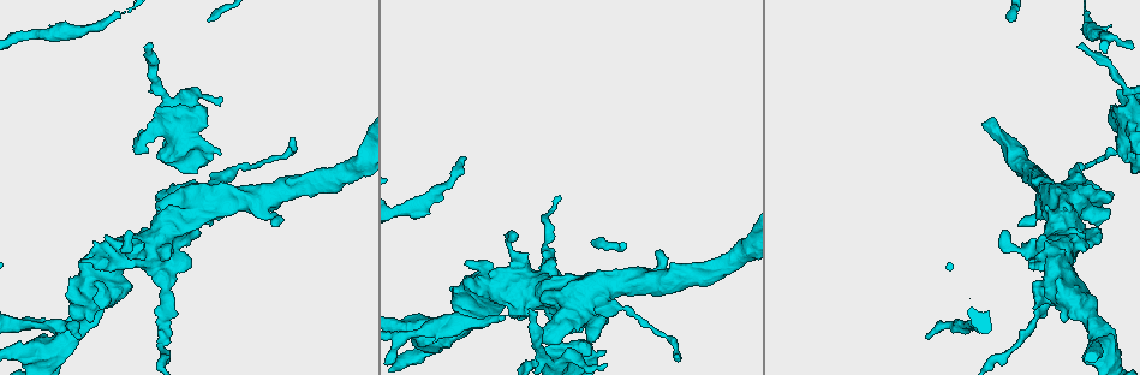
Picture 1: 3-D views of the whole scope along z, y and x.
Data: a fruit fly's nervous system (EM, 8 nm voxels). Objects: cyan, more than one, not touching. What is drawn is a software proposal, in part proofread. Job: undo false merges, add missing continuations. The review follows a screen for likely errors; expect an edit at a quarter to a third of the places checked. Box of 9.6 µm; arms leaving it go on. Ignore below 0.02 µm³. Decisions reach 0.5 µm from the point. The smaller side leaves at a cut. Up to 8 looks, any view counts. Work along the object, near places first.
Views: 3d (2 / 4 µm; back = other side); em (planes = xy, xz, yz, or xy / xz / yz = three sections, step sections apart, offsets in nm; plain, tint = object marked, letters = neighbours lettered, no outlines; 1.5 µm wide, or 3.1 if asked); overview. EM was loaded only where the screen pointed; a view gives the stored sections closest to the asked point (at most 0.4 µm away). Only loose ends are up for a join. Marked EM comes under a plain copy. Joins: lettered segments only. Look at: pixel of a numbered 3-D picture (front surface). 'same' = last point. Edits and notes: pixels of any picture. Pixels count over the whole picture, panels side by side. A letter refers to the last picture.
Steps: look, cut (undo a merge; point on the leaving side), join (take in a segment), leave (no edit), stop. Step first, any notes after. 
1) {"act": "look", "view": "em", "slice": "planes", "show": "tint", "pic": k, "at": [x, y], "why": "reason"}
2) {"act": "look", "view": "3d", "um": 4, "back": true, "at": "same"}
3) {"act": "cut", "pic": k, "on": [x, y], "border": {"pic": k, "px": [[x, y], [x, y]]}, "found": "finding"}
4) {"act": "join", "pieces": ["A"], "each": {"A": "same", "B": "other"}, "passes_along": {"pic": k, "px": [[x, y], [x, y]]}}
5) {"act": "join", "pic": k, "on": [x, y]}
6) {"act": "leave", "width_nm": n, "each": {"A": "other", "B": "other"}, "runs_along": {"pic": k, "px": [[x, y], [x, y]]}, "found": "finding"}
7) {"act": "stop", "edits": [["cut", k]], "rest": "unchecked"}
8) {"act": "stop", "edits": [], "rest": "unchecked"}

{"act": "look", "view": "em", "slice": "planes", "show": "letters", "pic": 1, "at": [1035, 307], "why": "an open end"}

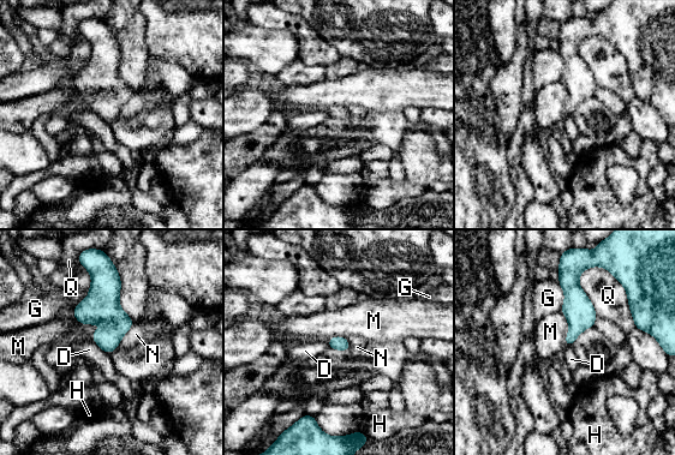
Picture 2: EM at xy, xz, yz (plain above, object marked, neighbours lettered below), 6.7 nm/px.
{"act": "leave", "each": {"D": "other", "G": "other", "H": "other", "M": "other", "N": "other", "Q": "other"}, "found": "no lettered segment goes on from it"}

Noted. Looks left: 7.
{"act": "look", "view": "em", "slice": "xy", "step": 4, "show": "letters", "pic": 1, "at": [1018, 225], "why": "branch stops here"}

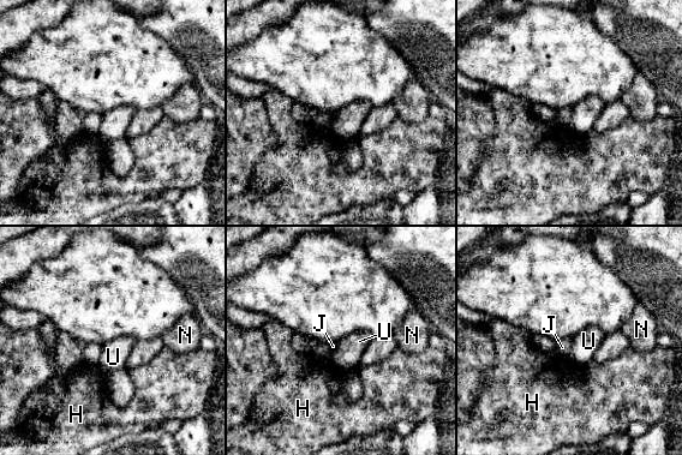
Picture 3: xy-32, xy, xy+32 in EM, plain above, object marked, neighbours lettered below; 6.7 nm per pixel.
{"act": "look", "view": "em", "slice": "planes", "show": "letters", "at": "same"}

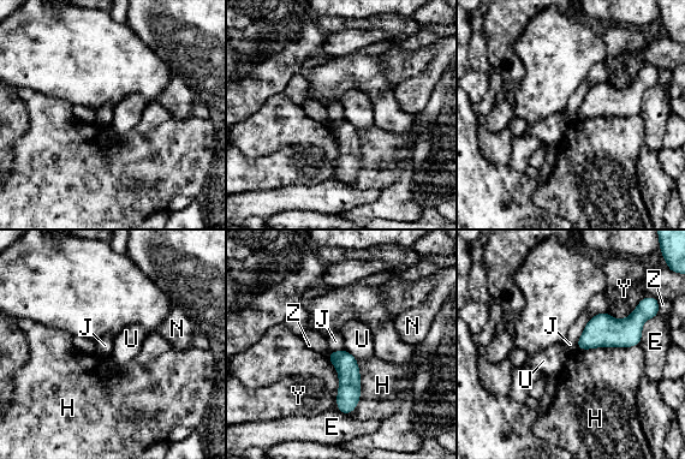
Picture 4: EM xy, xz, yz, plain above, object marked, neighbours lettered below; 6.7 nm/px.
{"act": "leave", "width_nm": 150, "each": {"E": "other", "H": "other", "J": "other", "N": "other", "U": "other", "Y": "other", "Z": "other"}, "border": {"pic": 4, "px": [[593, 316], [581, 334], [576, 347]]}, "found": "none of them fits"}

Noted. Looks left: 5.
{"act": "look", "view": "3d", "um": 4, "pic": 1, "at": [531, 309], "why": "thin end"}

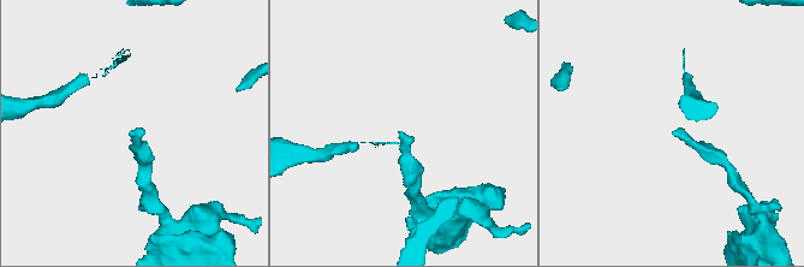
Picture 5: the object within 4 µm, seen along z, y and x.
{"act": "look", "view": "em", "slice": "planes", "show": "letters", "pic": 5, "at": [133, 130], "why": "shape alone is not enough"}

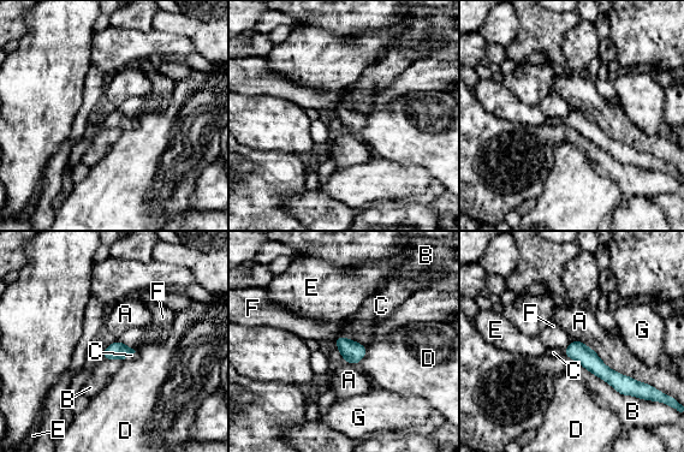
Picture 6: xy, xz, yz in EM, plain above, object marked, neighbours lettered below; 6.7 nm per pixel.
{"act": "join", "pieces": ["C"], "width_nm": 120, "each": {"A": "other", "B": "other", "C": "same", "D": "other", "E": "other", "F": "other", "G": "other"}, "passes_along": {"pic": 6, "px": [[352, 352], [350, 339], [373, 310]]}, "found": "the neuron continues"}

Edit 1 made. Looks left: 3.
{"act": "stop", "edits": [["join", 6]], "rest": "unchecked"}

